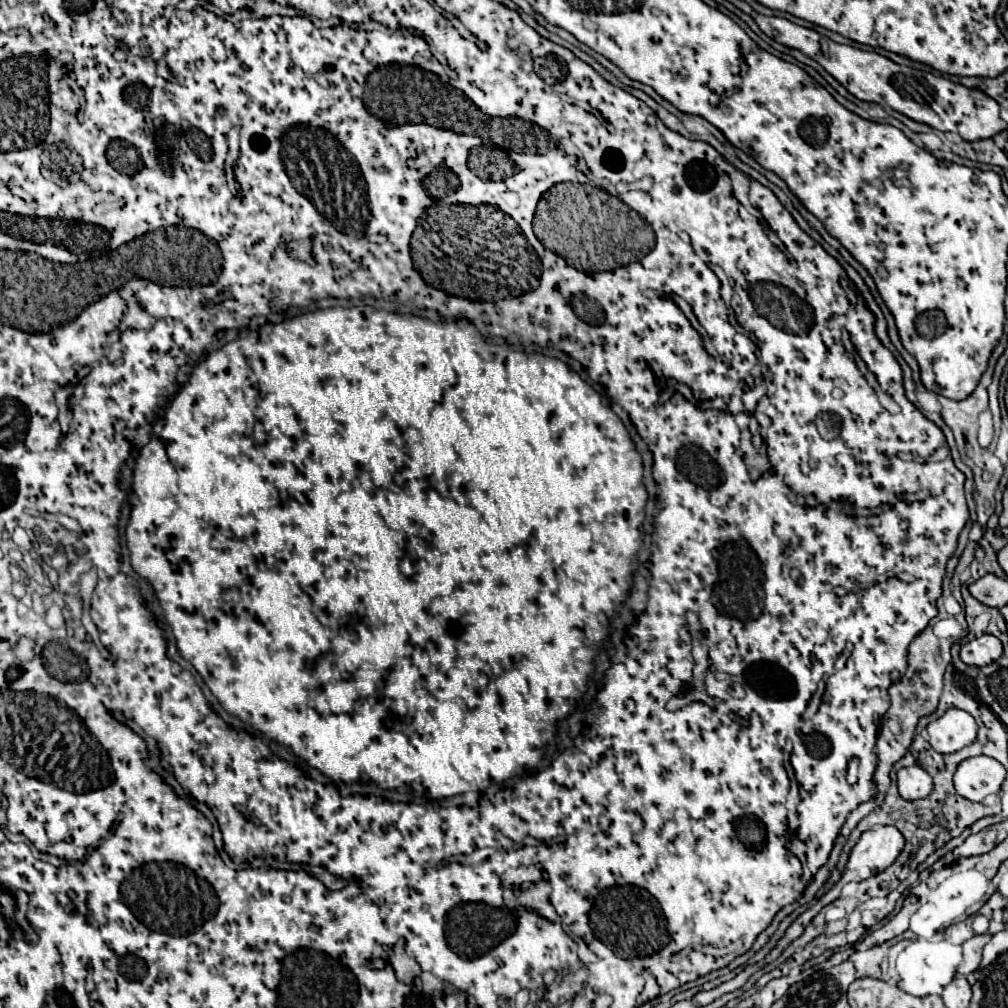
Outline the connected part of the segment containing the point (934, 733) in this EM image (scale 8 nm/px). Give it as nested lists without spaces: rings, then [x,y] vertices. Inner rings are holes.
[[[951,708],[939,720],[927,726],[927,734],[935,752],[951,754],[975,742],[977,722],[971,714]]]

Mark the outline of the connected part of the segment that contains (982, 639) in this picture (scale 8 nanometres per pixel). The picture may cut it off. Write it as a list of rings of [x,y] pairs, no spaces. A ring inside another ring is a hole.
[[[983,634],[971,642],[965,642],[959,654],[965,664],[981,668],[995,662],[1003,654],[1003,646],[1001,646],[1001,640],[997,640],[995,636]]]

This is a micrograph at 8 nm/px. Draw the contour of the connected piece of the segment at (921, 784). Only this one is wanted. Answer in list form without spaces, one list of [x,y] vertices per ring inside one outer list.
[[[909,766],[897,772],[897,786],[905,800],[921,800],[931,794],[933,780],[921,766]]]

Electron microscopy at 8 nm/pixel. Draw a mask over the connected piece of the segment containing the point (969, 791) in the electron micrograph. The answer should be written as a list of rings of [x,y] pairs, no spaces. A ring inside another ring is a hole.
[[[975,756],[957,766],[955,790],[973,802],[981,802],[989,794],[997,794],[1005,780],[1005,768],[995,758]]]

